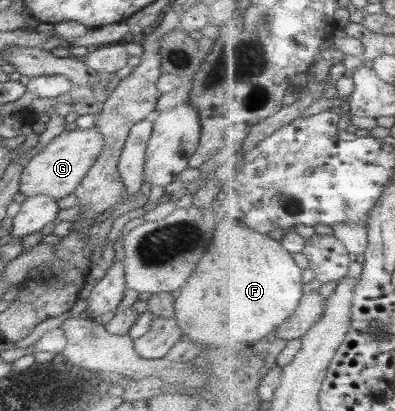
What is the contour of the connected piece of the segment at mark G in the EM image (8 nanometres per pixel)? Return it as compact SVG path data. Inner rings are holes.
M93 128L63 131L23 166L18 179L18 191L26 197L45 194L56 200L73 193L94 164L102 146L103 137Z

